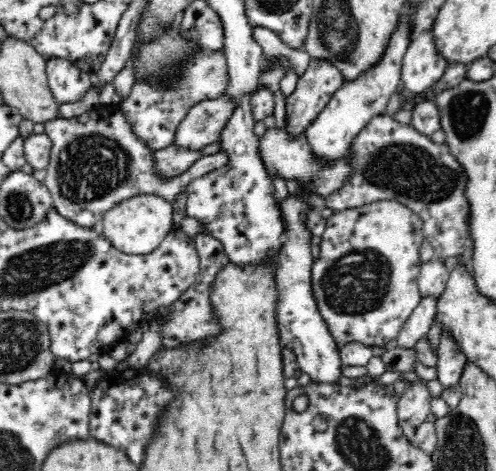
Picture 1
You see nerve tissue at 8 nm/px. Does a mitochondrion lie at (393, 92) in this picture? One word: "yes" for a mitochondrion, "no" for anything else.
no

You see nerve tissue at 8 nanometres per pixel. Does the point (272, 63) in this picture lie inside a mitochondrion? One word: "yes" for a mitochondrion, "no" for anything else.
no

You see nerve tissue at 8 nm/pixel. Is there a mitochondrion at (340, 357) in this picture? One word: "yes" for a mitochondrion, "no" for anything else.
no

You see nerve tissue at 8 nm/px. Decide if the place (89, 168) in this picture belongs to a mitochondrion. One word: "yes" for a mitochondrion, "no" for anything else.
yes

